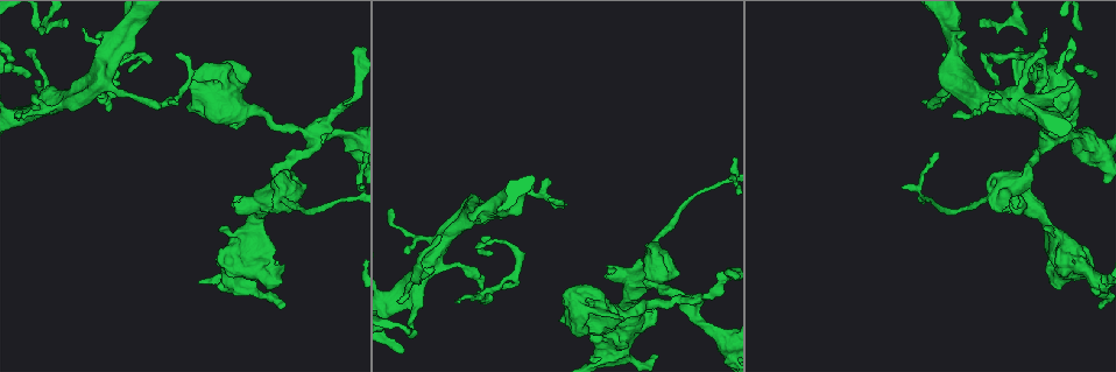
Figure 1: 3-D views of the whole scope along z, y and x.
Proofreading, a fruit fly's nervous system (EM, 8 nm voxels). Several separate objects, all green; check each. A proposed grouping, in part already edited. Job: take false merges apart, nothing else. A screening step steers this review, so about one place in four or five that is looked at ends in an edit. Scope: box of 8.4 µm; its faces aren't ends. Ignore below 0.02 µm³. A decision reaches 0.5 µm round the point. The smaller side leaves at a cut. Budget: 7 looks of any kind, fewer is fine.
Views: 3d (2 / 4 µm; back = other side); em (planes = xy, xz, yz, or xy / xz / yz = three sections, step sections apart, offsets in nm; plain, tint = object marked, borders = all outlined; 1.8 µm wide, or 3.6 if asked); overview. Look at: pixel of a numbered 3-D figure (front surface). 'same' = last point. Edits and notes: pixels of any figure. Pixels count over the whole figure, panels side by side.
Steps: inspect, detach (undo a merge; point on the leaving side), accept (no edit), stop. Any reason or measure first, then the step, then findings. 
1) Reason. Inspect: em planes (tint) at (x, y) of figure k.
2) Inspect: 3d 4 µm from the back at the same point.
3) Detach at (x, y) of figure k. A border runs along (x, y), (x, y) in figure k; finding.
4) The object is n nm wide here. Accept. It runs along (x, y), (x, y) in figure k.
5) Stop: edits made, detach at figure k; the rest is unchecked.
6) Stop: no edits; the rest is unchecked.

Thick turns thin. Inspect: em yz step 8 (tint) at (655, 245) of figure 1.

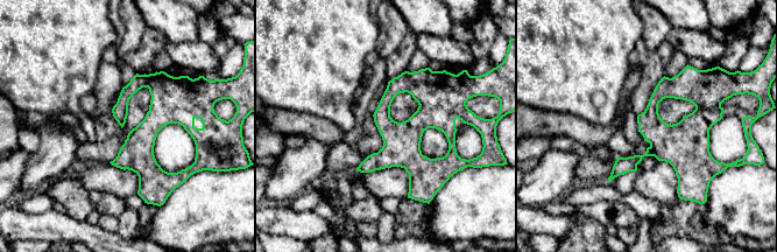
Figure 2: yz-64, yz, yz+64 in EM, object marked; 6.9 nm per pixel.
The object is 200 nm wide here. Accept. All the same neuron.

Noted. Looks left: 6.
Four arms meet. Inspect: em planes (tint) at (1046, 148) of figure 1.

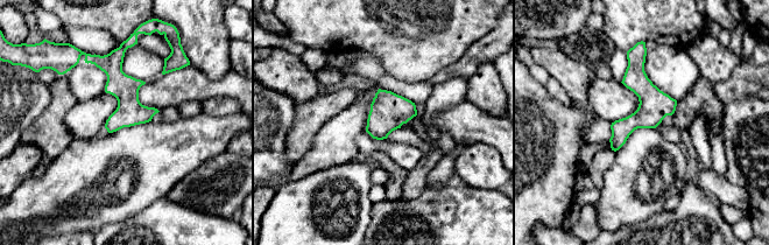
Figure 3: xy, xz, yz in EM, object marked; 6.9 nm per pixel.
Accept. It runs along (639, 53), (644, 110), (614, 147) in figure 3; continuous, no second neuron.

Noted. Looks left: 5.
Abrupt turn. Inspect: em yz step 4 (tint) at (106, 100) of figure 1.

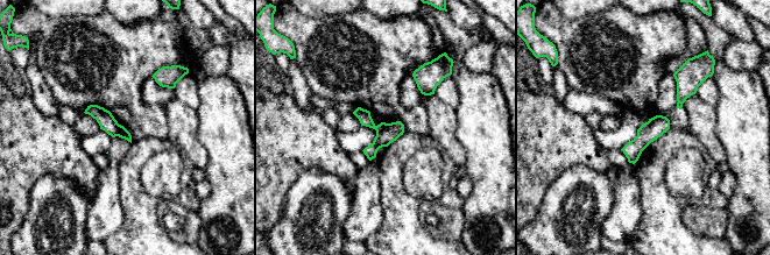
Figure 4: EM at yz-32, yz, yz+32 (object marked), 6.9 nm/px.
Cut it another way. Inspect: em planes (tint) at the same point.

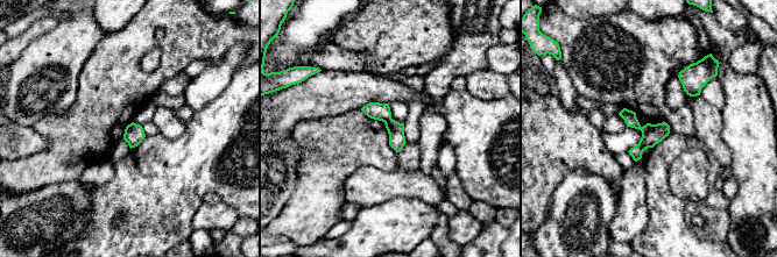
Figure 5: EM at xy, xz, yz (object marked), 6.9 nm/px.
The object is 120 nm wide here. Detach at (395, 129) of figure 5. A border runs along (390, 118), (385, 122) in figure 5; two neurons meet here.

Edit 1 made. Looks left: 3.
Stop: edits made, detach at figure 5; the rest is unchecked.

